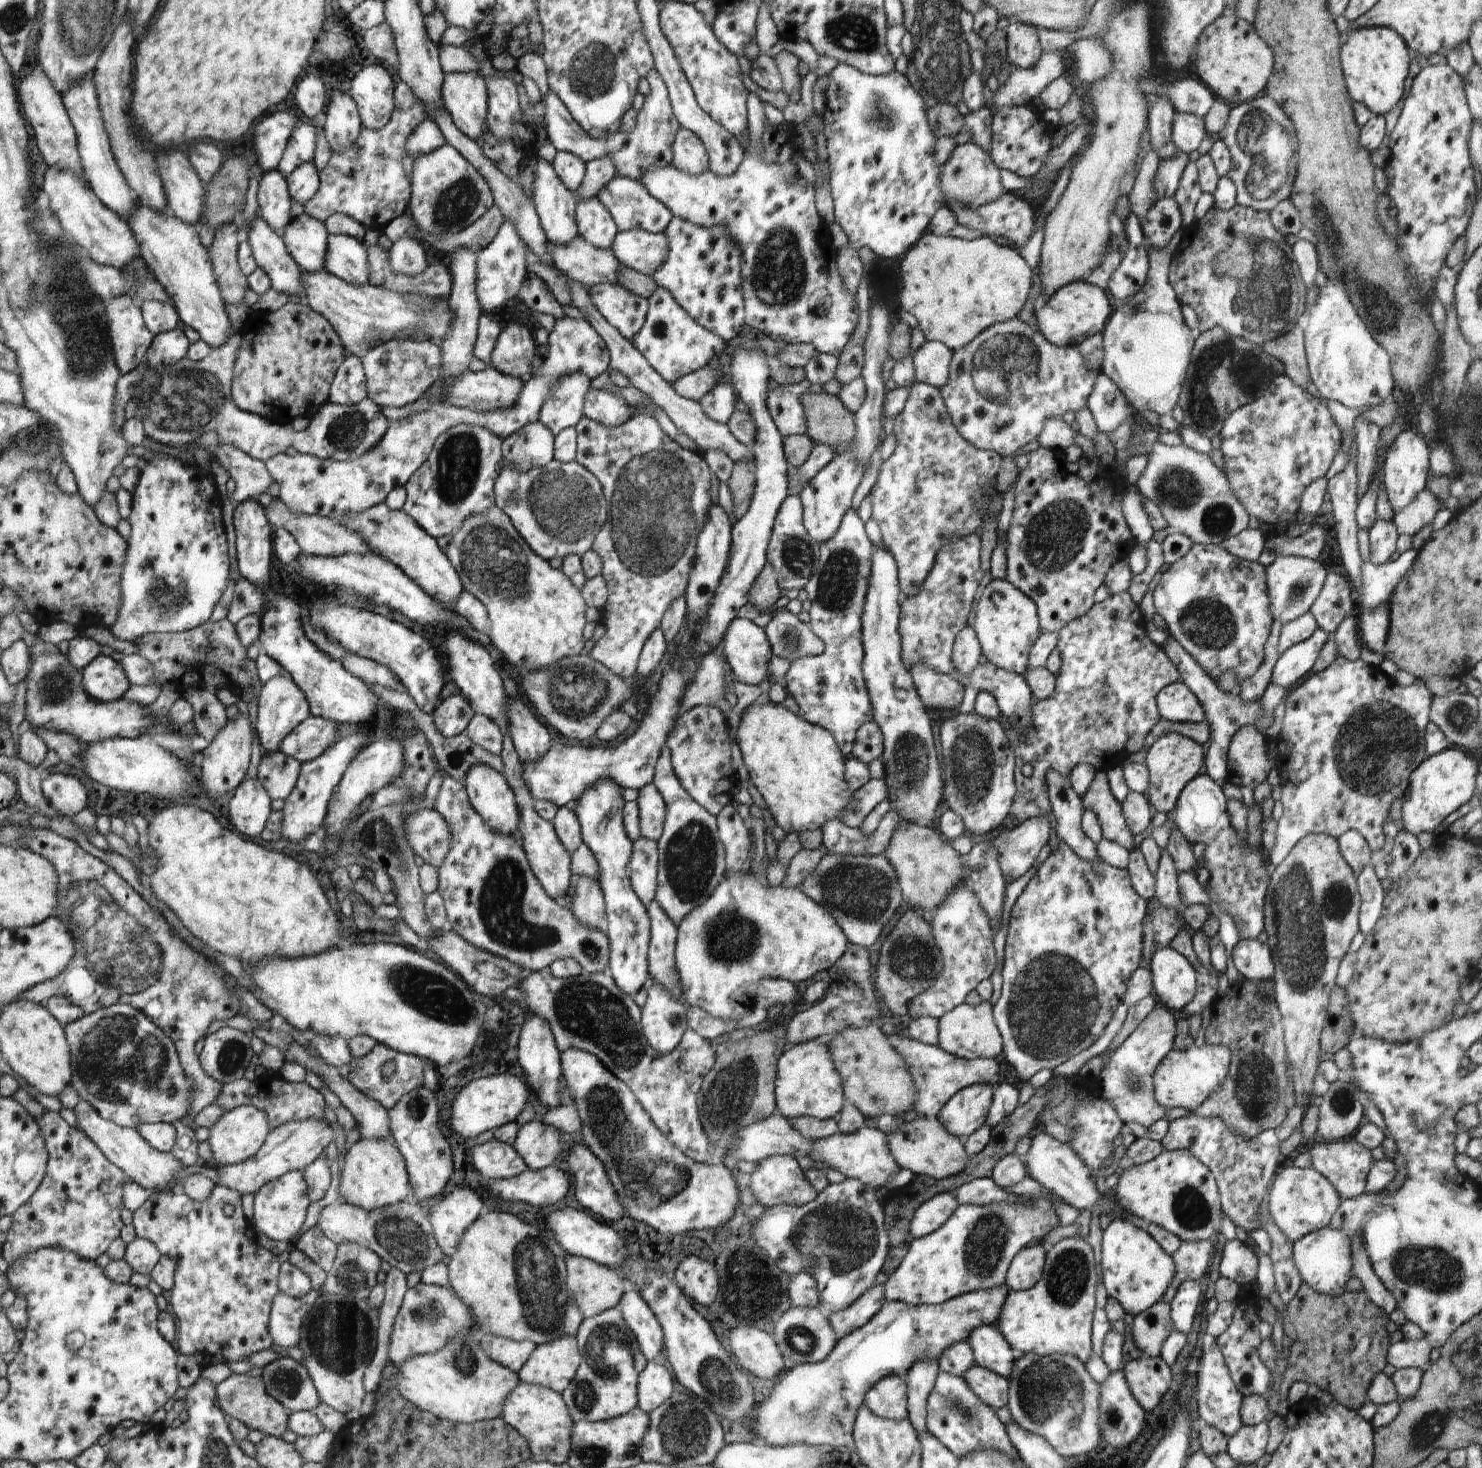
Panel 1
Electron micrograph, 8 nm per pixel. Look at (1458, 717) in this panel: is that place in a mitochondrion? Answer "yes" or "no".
yes

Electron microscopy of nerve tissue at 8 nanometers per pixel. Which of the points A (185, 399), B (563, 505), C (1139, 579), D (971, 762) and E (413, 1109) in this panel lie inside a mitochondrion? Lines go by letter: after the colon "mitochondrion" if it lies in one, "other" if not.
A: mitochondrion
B: mitochondrion
C: other
D: mitochondrion
E: mitochondrion

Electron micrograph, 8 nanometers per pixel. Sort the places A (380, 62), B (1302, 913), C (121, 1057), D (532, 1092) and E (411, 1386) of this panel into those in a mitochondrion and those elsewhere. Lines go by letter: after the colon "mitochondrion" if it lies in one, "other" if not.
A: other
B: mitochondrion
C: mitochondrion
D: other
E: other

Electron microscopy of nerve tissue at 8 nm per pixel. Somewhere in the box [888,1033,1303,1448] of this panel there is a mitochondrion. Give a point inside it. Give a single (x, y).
(1050, 1392)

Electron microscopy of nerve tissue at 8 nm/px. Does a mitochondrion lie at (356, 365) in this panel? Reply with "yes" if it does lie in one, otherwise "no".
no

